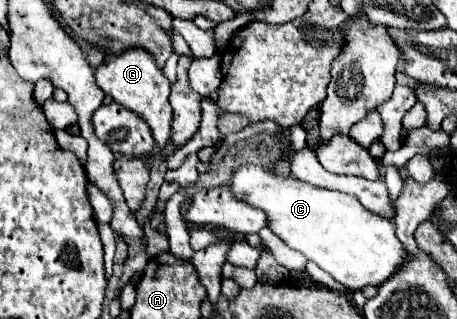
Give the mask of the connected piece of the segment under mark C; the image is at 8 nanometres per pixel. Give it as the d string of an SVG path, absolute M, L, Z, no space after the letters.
M252 164L240 166L232 174L230 188L236 198L266 210L270 218L268 228L276 236L316 262L348 290L358 290L368 284L380 286L408 260L406 248L394 234L394 222L368 212L354 196L316 188L290 176L276 176L270 168Z

